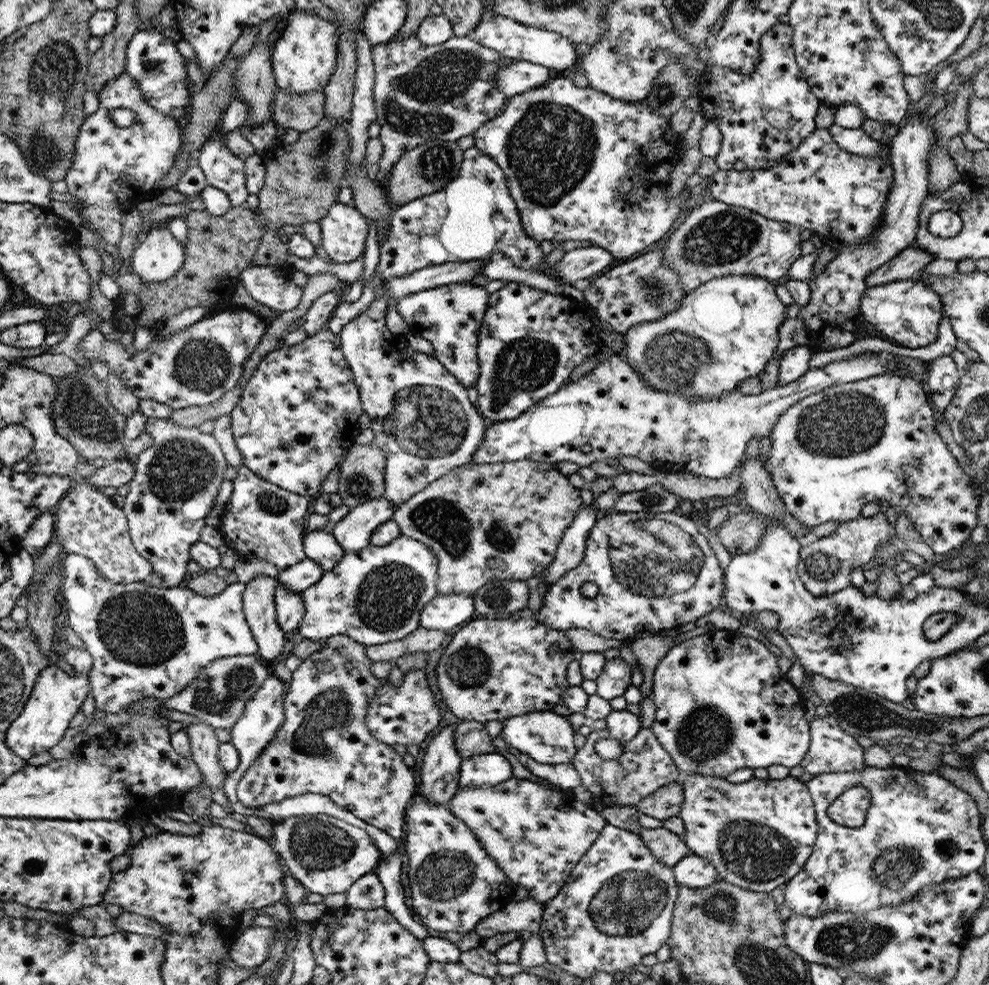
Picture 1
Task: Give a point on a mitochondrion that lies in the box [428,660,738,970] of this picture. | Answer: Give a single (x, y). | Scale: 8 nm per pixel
(628, 904)

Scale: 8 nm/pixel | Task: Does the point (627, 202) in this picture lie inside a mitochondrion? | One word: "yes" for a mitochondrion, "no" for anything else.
no

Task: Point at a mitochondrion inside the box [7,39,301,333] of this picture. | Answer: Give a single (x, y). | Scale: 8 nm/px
(47, 151)

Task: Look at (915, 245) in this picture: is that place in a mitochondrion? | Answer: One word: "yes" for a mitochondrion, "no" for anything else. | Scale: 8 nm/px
no

